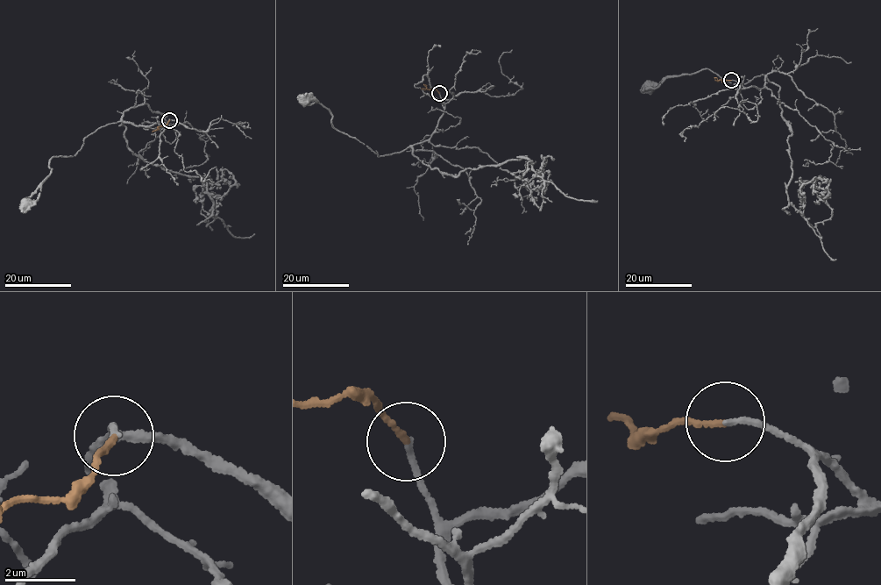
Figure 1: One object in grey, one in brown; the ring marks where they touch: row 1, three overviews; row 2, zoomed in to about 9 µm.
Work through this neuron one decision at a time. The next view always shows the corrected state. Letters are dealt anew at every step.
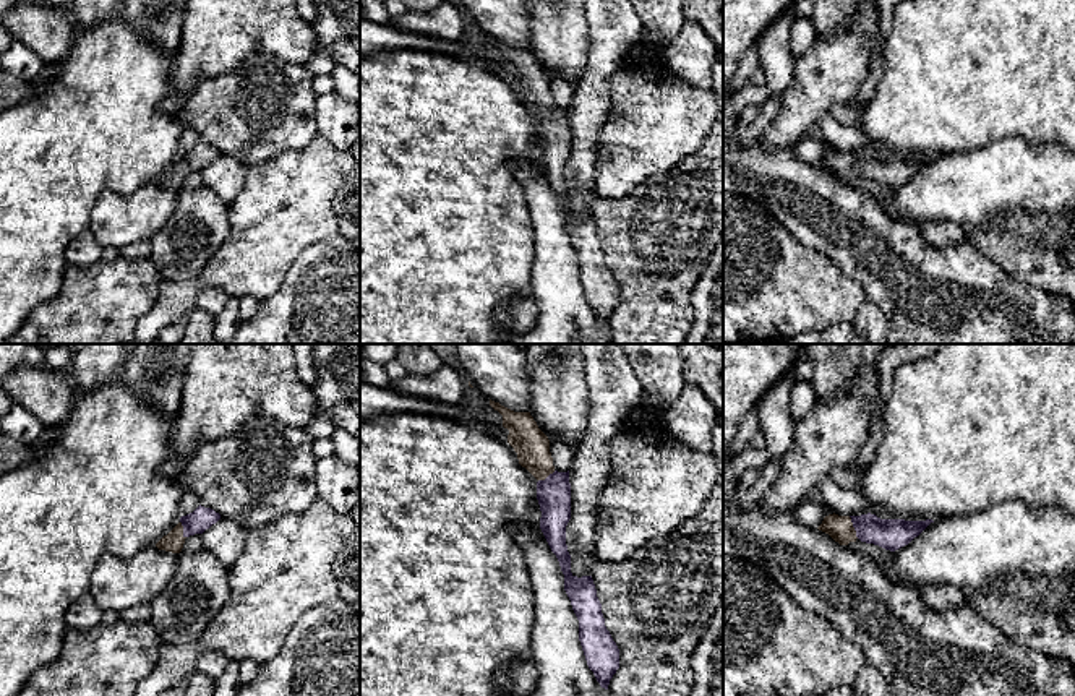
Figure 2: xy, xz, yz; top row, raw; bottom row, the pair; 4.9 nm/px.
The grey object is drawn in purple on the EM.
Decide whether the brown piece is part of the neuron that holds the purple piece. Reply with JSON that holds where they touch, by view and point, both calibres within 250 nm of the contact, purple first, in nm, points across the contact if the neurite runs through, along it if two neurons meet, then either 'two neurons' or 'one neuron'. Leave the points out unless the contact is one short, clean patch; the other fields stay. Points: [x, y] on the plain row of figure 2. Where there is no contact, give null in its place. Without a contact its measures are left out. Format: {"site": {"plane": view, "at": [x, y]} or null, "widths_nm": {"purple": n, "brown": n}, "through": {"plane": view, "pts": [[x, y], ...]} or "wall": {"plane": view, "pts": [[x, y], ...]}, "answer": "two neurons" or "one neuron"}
{"site": {"plane": "yz", "at": [853, 163]}, "widths_nm": {"purple": 160, "brown": 130}, "through": {"plane": "yz", "pts": [[890, 171], [853, 163], [840, 164]]}, "answer": "one neuron"}

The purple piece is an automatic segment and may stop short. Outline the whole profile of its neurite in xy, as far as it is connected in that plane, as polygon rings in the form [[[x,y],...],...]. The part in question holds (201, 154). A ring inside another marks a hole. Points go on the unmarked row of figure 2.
[[[199,141],[193,149],[182,153],[180,159],[167,172],[164,172],[156,180],[156,183],[159,187],[180,190],[186,174],[195,172],[195,170],[203,170],[219,156],[221,156],[219,149]]]

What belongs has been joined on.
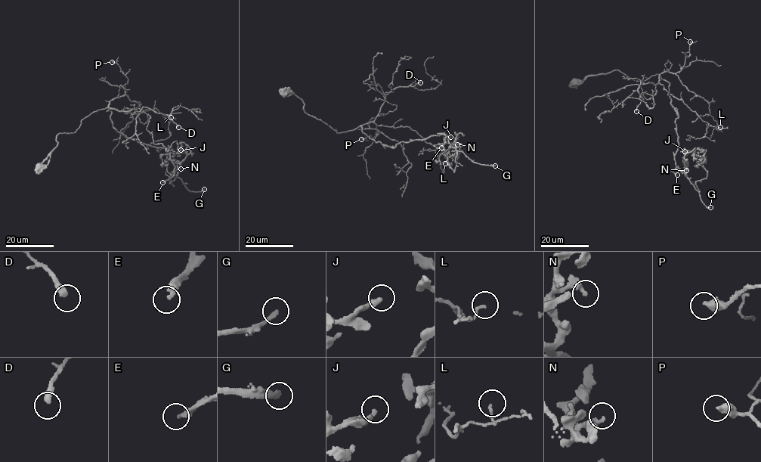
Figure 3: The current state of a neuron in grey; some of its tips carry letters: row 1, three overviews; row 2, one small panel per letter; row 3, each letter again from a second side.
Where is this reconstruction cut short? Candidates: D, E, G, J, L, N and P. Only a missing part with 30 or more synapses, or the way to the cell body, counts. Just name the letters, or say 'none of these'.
E, G

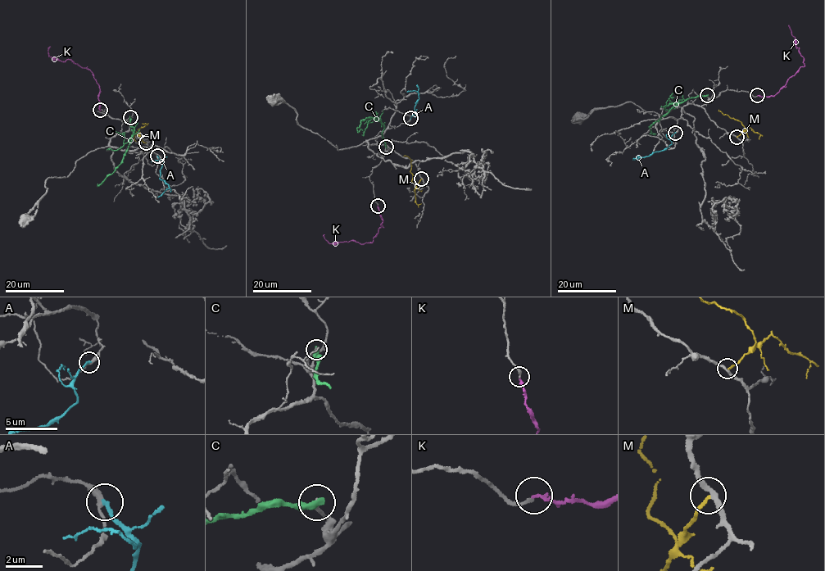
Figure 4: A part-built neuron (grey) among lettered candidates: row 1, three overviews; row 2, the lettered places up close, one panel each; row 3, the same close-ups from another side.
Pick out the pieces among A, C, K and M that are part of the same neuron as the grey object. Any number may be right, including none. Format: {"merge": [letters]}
{"merge": ["K"]}

